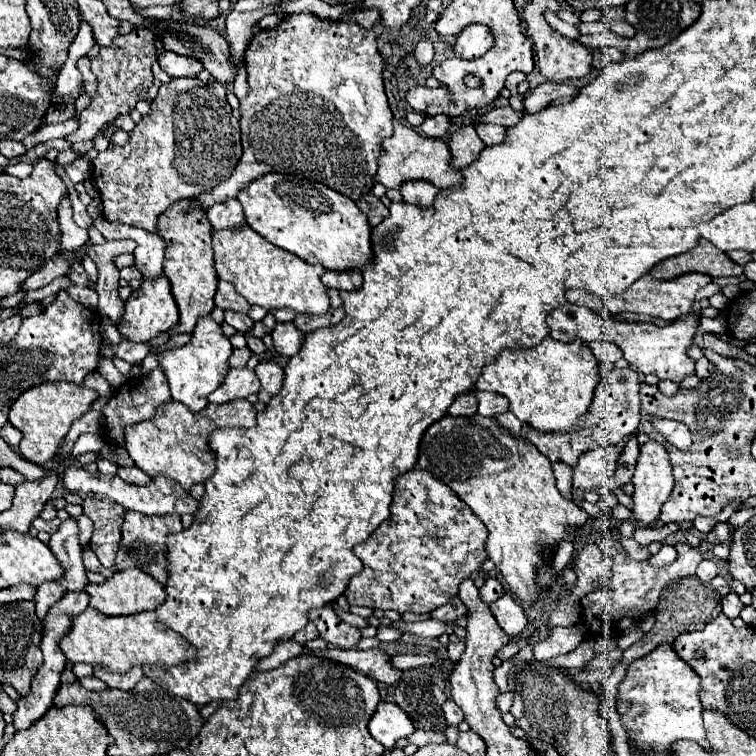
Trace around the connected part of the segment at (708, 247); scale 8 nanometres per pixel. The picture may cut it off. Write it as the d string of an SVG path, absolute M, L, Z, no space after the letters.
M701 238L699 244L695 248L691 248L689 252L667 258L651 268L651 276L657 280L671 280L671 278L677 278L687 272L701 272L711 278L741 276L743 266L735 264L733 260L727 258L725 252L717 250L711 242Z

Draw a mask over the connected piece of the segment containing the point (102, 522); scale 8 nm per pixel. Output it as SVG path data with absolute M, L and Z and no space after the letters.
M85 498L83 514L93 520L93 536L89 548L97 554L105 568L115 566L115 554L121 540L121 518L125 508L109 498Z

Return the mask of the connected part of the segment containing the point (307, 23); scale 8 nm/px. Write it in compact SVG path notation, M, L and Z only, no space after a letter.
M311 12L287 14L279 26L259 30L247 50L247 84L249 92L241 98L241 130L243 130L243 156L235 172L221 186L195 196L195 200L209 208L215 202L235 198L237 192L251 180L267 172L285 172L303 176L329 186L357 200L361 194L371 192L373 174L377 172L377 154L381 140L393 132L393 114L383 92L383 62L377 52L375 32L355 22L321 20Z

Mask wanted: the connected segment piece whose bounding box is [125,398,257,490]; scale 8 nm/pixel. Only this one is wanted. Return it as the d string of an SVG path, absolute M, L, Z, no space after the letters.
M243 398L221 406L209 404L197 414L187 410L185 404L171 400L161 404L153 418L125 426L125 448L135 466L139 466L145 474L165 474L189 490L193 484L205 482L213 474L213 454L207 448L209 432L225 426L251 426L255 424L255 414L255 406Z

